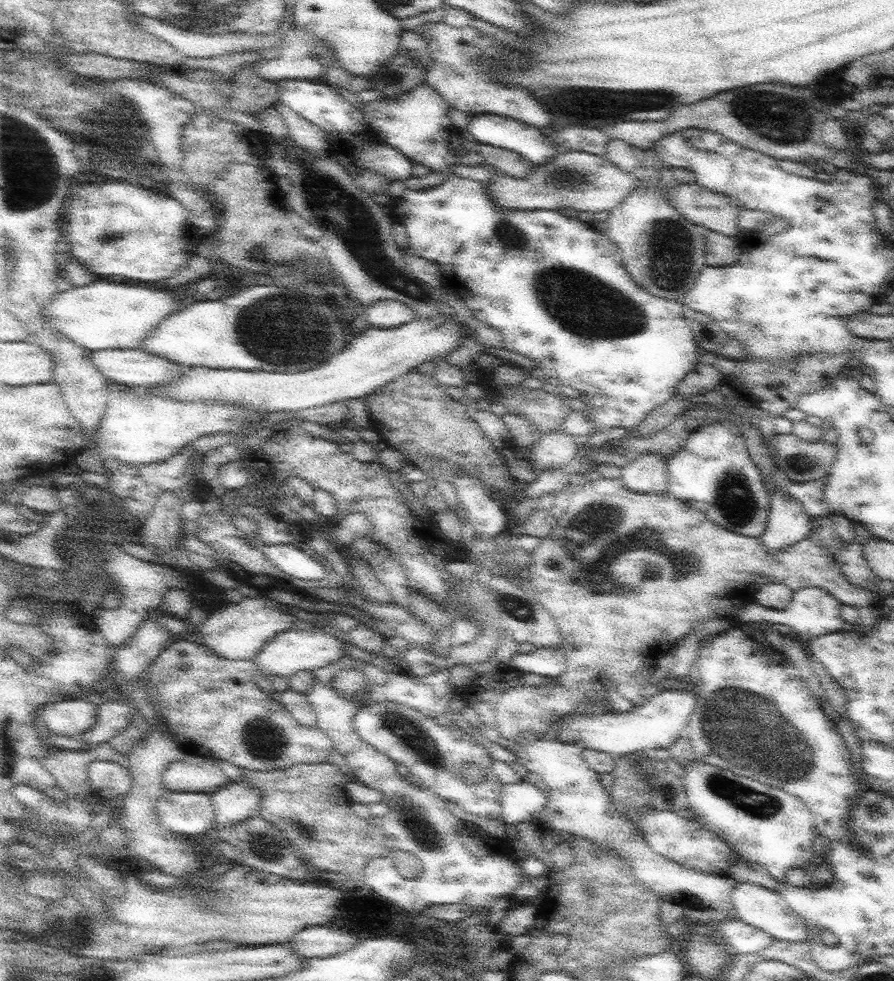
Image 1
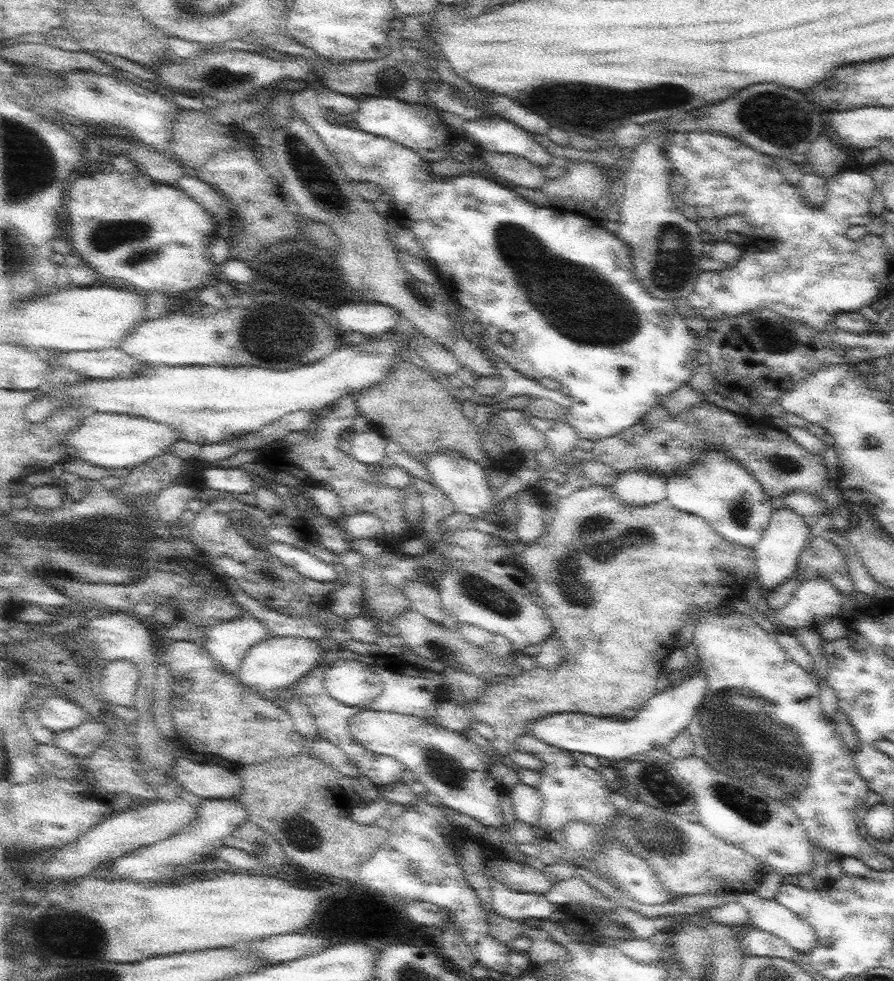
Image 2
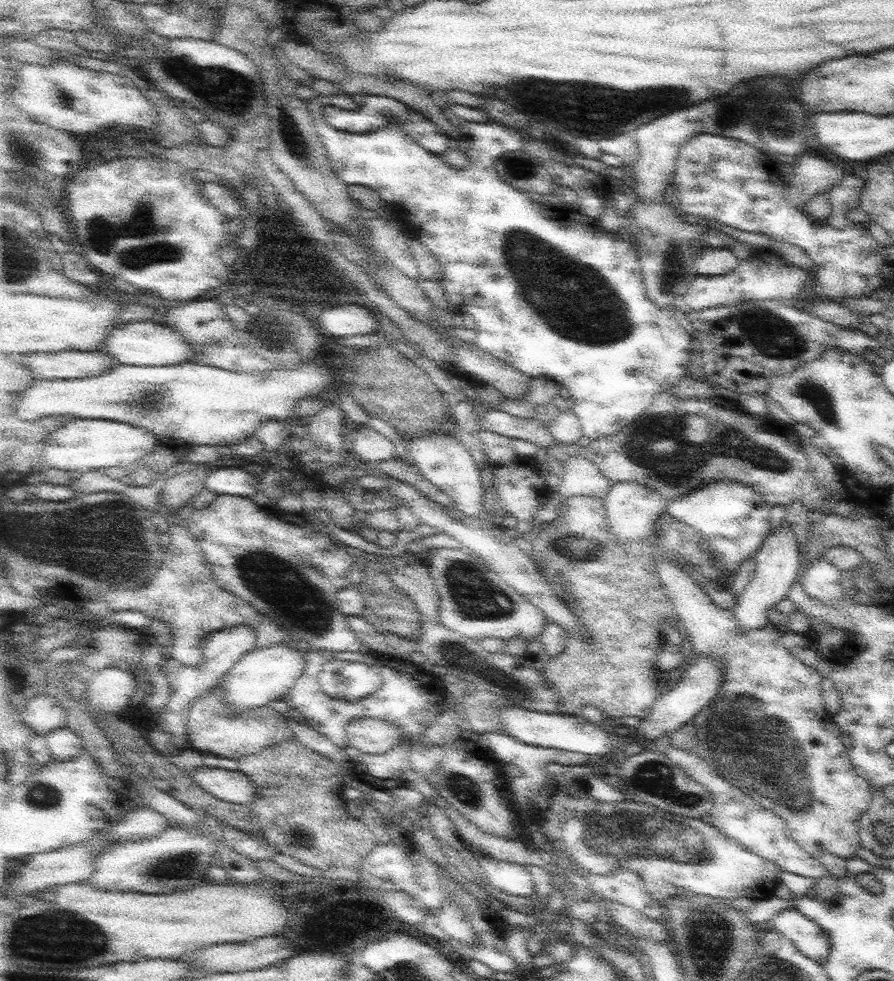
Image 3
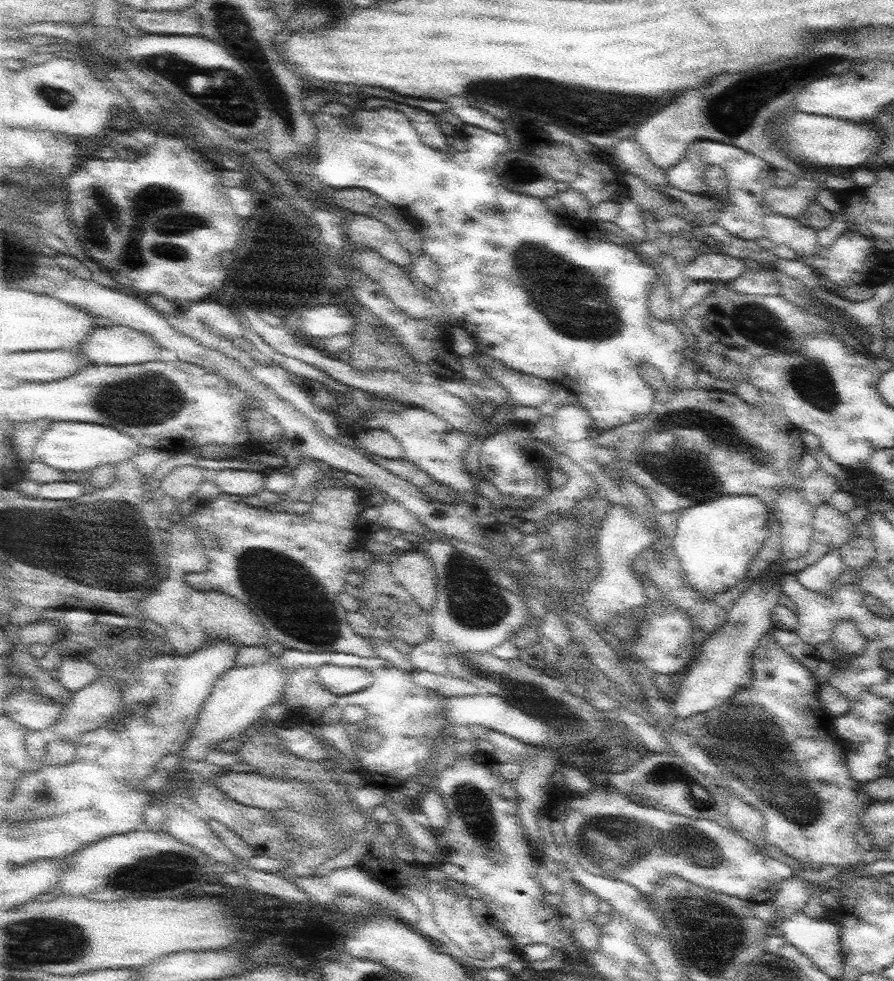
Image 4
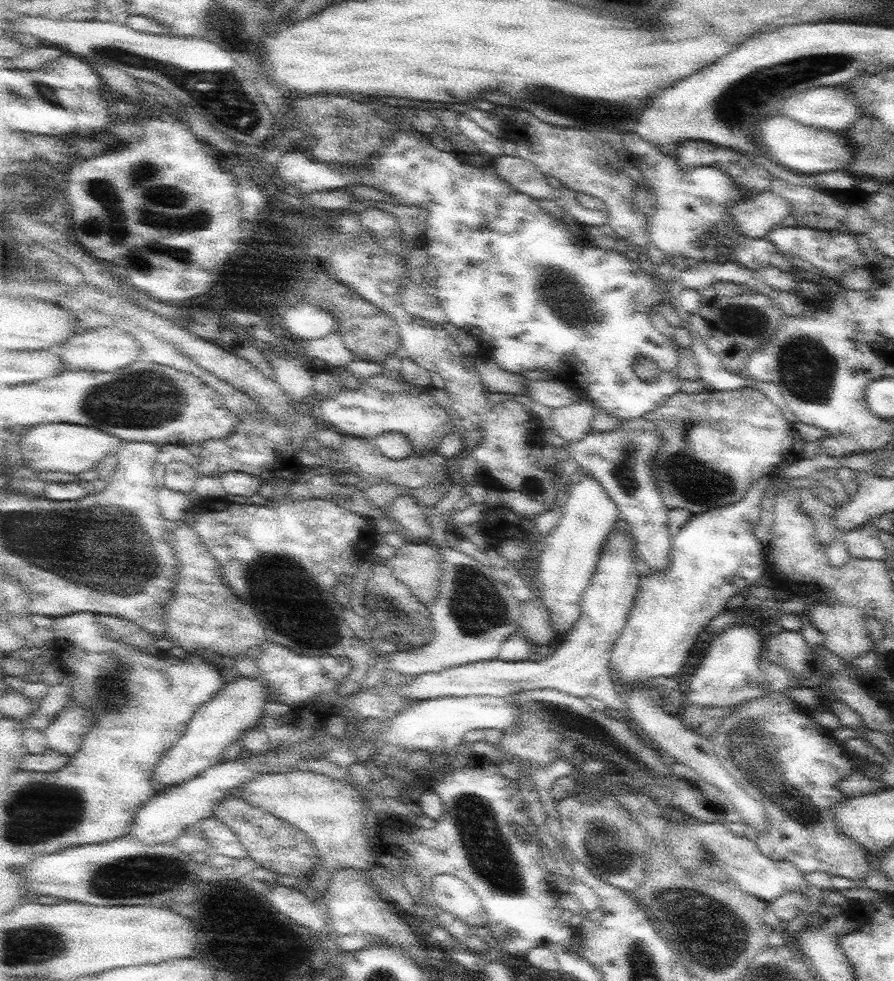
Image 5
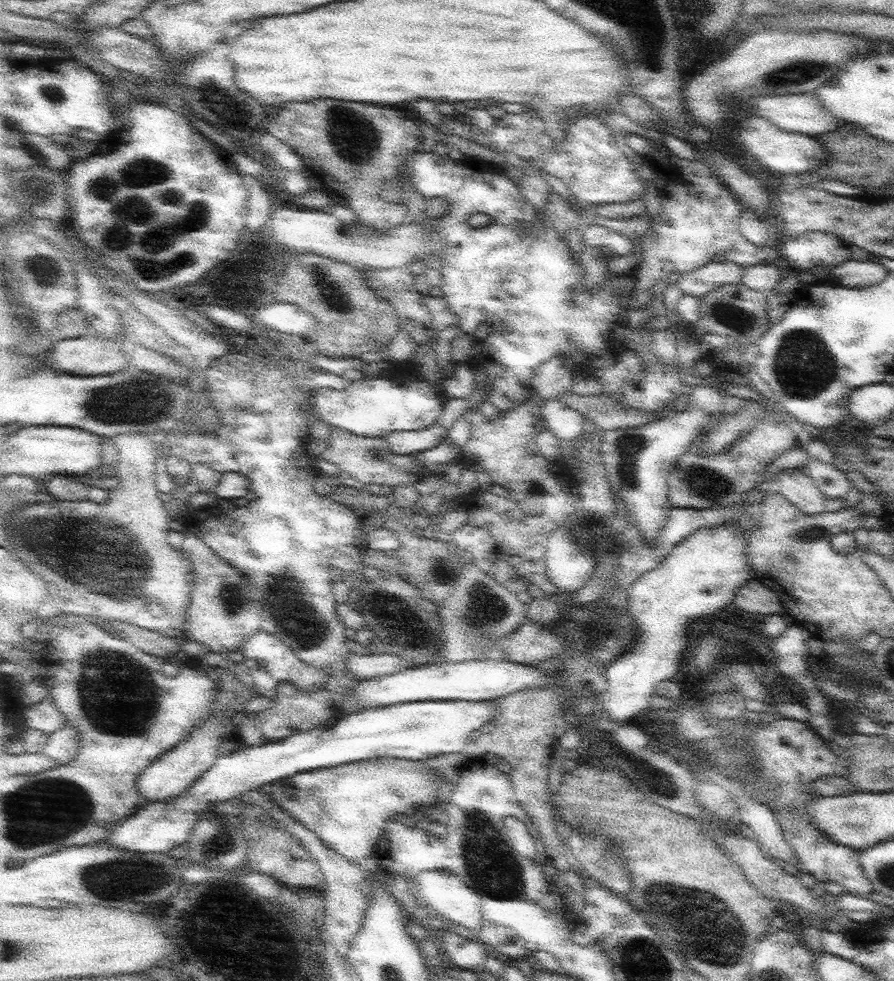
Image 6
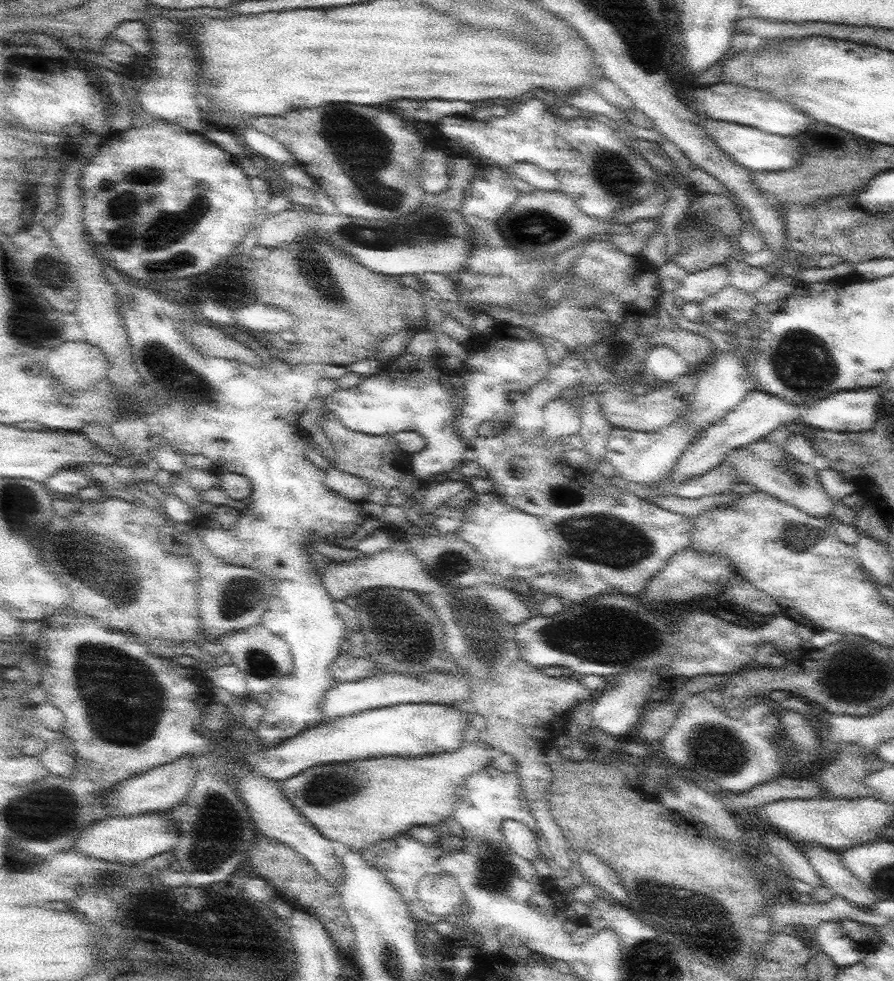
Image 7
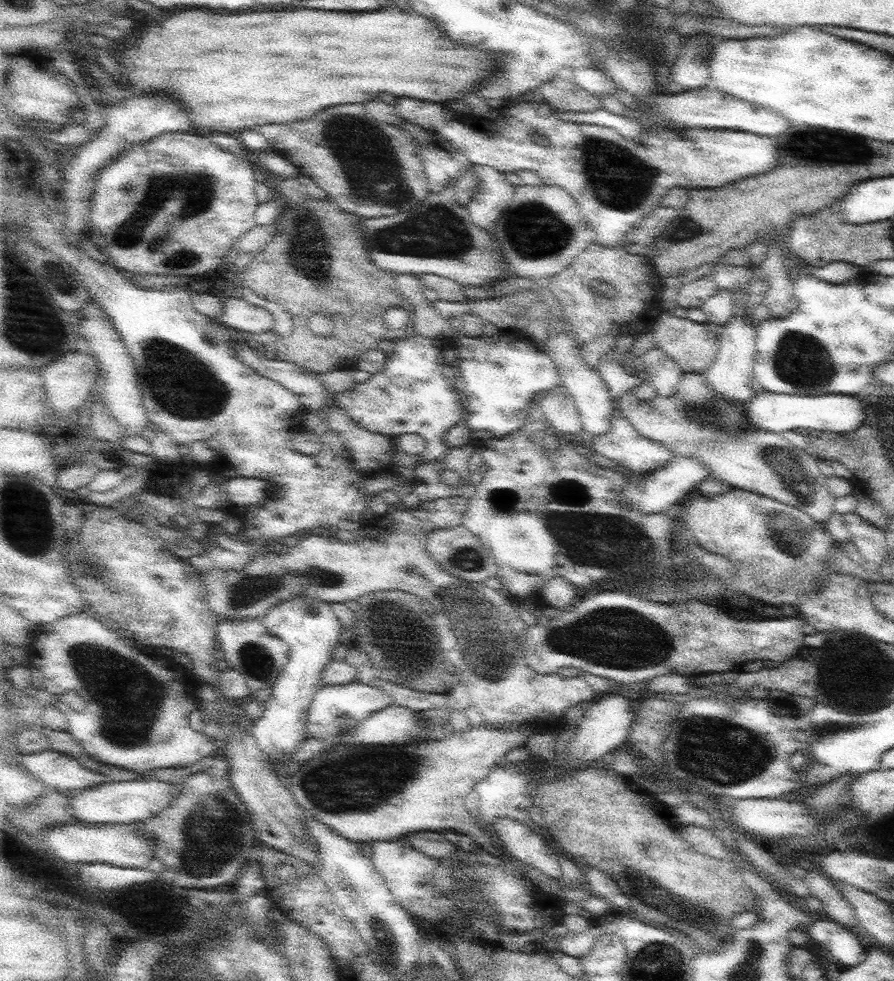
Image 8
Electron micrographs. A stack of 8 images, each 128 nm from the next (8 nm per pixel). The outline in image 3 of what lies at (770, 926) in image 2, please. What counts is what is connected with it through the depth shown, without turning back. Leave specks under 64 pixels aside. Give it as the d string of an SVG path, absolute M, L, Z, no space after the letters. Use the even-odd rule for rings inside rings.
M794 908L775 913L771 921L772 928L792 940L796 948L806 956L820 964L826 960L831 949L831 940L818 923Z

